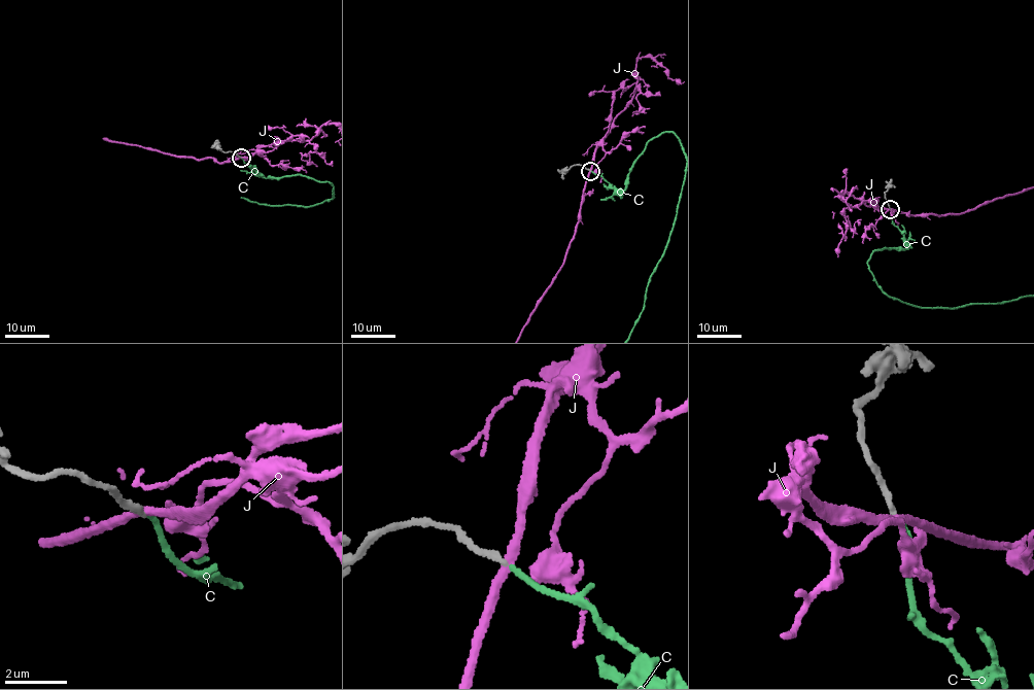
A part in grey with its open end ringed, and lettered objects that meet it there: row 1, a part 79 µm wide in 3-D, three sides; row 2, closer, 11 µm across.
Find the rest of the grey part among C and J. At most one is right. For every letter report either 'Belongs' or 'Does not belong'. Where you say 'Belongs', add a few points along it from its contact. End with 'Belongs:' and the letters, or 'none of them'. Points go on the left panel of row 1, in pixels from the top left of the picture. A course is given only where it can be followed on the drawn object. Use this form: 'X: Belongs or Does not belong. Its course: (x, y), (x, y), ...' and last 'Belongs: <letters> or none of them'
C: Belongs
J: Does not belong
Belongs: C

